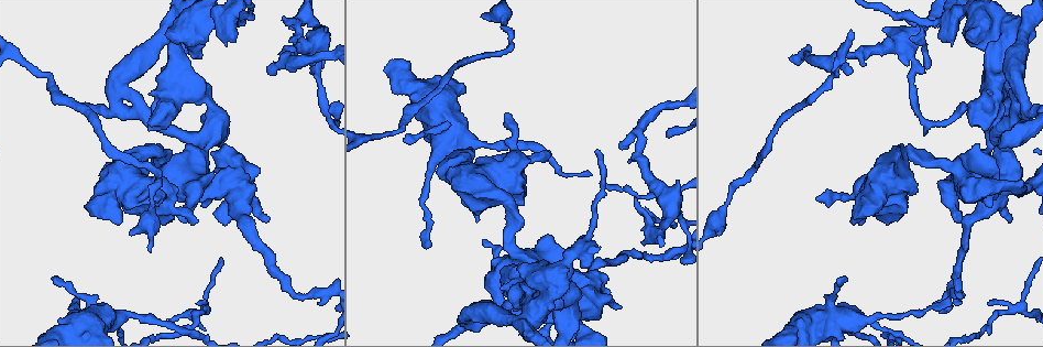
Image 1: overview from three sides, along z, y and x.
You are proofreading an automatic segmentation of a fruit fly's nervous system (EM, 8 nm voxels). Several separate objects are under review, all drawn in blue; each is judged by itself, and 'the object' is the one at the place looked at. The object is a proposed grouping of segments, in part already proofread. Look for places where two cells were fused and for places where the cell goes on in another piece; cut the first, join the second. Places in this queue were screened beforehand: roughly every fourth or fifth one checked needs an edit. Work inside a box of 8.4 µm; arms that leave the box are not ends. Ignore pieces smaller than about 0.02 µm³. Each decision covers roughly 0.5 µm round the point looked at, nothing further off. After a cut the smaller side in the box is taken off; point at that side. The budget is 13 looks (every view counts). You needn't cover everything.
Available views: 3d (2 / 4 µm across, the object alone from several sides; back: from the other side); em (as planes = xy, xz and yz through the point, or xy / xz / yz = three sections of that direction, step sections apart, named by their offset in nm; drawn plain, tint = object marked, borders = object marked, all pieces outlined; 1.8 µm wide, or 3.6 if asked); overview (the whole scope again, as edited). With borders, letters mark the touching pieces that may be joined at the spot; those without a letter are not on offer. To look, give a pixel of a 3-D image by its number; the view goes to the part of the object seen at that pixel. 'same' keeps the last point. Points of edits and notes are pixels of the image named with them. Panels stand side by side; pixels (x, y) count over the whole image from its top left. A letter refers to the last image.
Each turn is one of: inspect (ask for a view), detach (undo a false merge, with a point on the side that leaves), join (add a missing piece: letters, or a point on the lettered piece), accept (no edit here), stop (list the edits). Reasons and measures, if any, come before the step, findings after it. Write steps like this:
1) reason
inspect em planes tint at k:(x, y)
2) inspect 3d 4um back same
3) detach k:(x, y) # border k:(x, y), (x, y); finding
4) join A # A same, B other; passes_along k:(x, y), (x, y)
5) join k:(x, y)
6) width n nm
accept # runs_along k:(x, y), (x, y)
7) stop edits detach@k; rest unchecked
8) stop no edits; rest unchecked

inspect 3d 4um at 1:(314, 48)

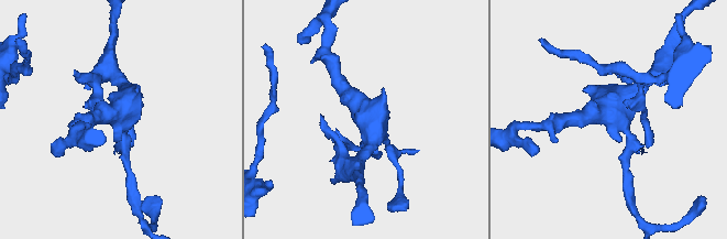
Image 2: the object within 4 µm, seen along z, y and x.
arms 3; arm_widths 160, 220, 220 nm
inspect em 3.6um planes borders at 2:(121, 119)

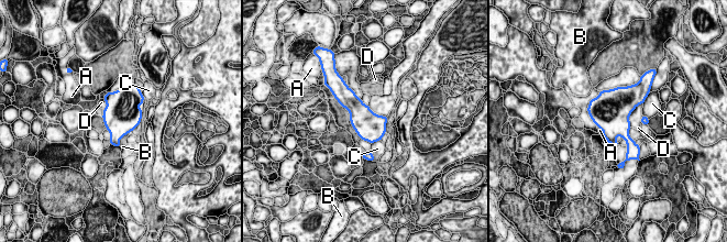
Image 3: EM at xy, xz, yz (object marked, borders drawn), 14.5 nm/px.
accept # A other, B other, C other, D other; border 3:(367, 106), (375, 113), (386, 117); one cell here

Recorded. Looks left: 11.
touches itself
inspect em 3.6um yz step 16 tint at 1:(1001, 137)

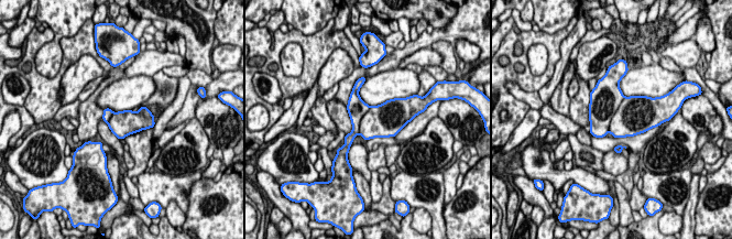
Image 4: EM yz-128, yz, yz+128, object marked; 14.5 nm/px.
inspect em 3.6um planes borders same

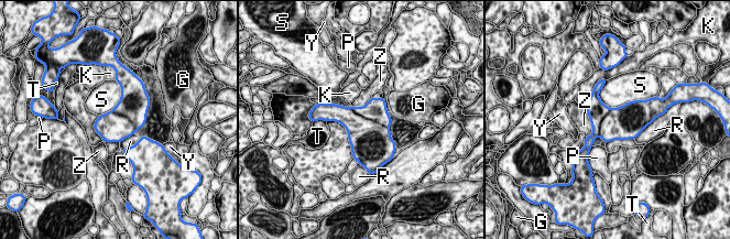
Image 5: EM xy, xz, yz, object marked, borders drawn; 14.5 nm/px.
accept # G other, K other, P other, R other, S other, T other, Y other, Z other; border 5:(598, 93), (610, 108), (638, 99); one cell here

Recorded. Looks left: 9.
inspect em xz step 8 tint at 1:(178, 61)

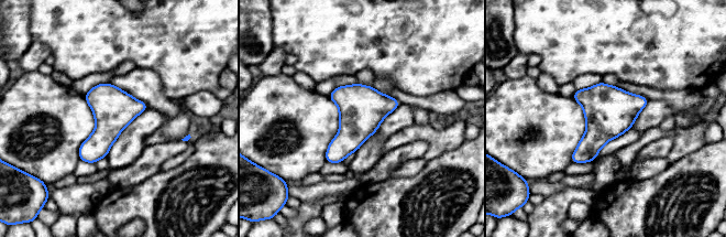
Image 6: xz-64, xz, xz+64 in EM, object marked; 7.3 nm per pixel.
another direction
inspect em planes borders same

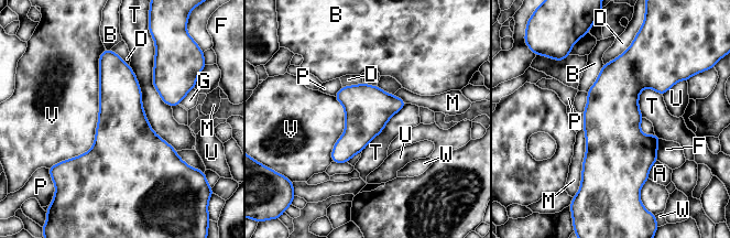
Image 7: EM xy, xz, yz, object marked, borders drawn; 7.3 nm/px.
longest_contact V 900 nm
accept # A other, B other, D other, F other, G other, M other, P other, T other, U other, V other, W other; border 7:(129, 66), (146, 120), (174, 148); one cell here

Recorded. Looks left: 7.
sudden change in width
inspect em 3.6um planes borders at 1:(499, 182)

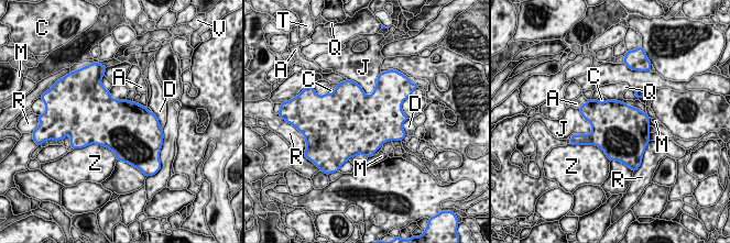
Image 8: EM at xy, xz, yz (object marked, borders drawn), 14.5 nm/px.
longest_contact Z 460 nm
accept # A other, C other, D other, J other, M other, Q other, R other, T other, V other, Z other; one cell here

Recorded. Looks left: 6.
free end
inspect em xz step 4 tint at 1:(621, 306)

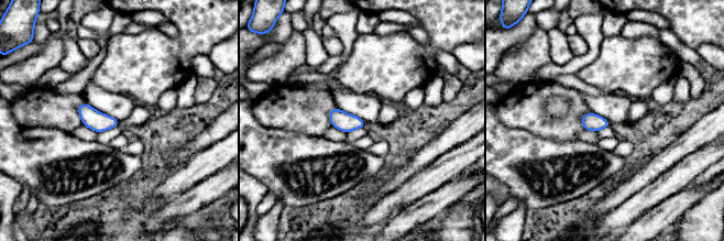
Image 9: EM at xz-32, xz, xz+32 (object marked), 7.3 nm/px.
inspect em planes borders same

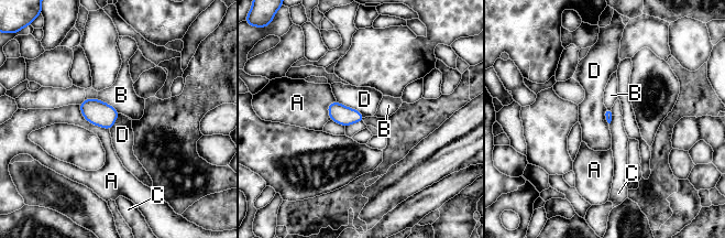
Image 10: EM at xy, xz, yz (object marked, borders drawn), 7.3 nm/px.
accept # A other, B other, C other, D other; border 10:(337, 100), (358, 110), (364, 117); no lettered piece goes on from it

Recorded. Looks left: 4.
branch stops here
inspect 3d 2um at 1:(944, 39)

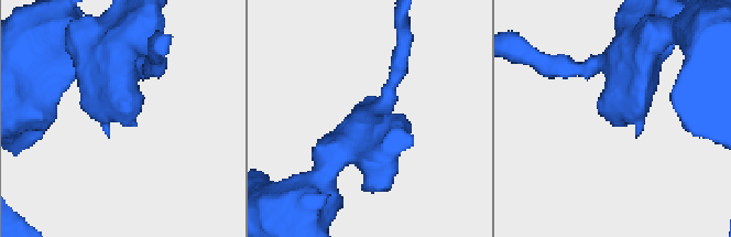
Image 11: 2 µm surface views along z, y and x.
need the tissue
inspect em yz step 4 borders at 11:(622, 125)

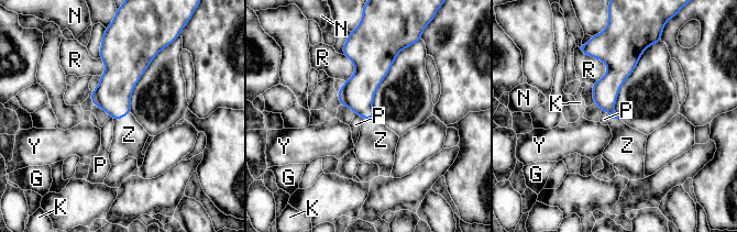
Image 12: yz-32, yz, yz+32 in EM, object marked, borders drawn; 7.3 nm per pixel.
longest_contact R 280 nm
join 12:(129, 134) # G other, K other, N other, P other, R other, Y other, Z same; it goes on there

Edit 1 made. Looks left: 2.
stop edits join@12; rest unchecked

